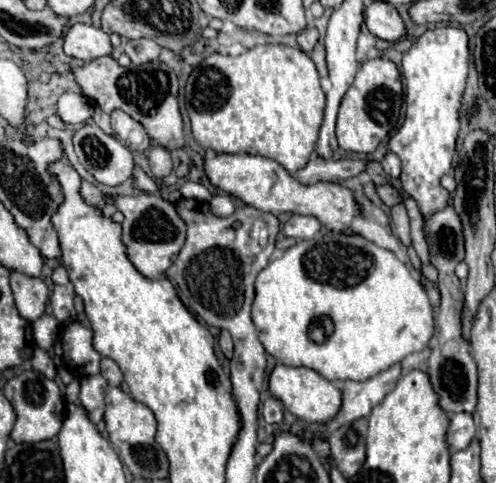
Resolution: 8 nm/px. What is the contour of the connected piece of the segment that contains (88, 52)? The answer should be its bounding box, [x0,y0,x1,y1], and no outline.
[64,23,112,61]

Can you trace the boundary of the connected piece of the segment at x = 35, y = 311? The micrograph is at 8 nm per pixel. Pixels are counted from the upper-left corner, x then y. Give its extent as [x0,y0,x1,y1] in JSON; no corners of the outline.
[10,271,48,321]

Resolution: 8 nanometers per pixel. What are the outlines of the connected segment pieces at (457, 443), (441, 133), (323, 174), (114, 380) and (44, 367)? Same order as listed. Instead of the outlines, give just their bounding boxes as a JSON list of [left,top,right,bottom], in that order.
[[446,413,476,451],[390,27,468,219],[294,157,366,185],[100,357,122,387],[32,347,56,377]]

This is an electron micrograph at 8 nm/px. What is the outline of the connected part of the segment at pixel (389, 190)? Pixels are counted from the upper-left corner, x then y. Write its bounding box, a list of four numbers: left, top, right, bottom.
[376,185,402,207]

